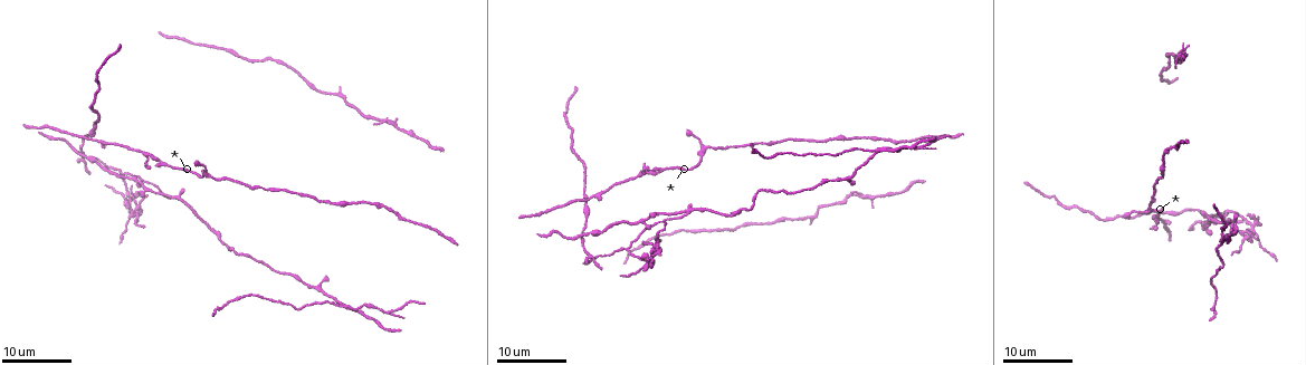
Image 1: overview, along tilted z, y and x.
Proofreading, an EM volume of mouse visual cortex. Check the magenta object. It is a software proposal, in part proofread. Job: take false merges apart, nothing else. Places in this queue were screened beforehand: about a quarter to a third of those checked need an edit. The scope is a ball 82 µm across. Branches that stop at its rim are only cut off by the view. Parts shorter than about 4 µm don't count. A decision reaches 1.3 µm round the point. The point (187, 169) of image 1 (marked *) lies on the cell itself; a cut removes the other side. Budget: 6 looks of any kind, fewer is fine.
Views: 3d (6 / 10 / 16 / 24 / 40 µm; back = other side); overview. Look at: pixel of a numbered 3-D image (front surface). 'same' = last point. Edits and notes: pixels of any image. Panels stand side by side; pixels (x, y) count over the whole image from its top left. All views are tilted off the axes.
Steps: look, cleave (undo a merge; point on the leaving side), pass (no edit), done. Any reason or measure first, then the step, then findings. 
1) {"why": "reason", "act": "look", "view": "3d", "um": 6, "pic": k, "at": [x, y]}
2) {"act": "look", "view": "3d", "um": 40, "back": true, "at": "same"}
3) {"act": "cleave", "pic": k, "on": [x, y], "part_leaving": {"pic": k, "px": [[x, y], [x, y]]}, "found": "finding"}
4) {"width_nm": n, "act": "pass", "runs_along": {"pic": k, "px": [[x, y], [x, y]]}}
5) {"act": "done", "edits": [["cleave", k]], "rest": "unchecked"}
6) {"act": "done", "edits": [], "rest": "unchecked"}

{"why": "three arms meet", "act": "look", "view": "3d", "um": 16, "pic": 1, "at": [639, 173]}

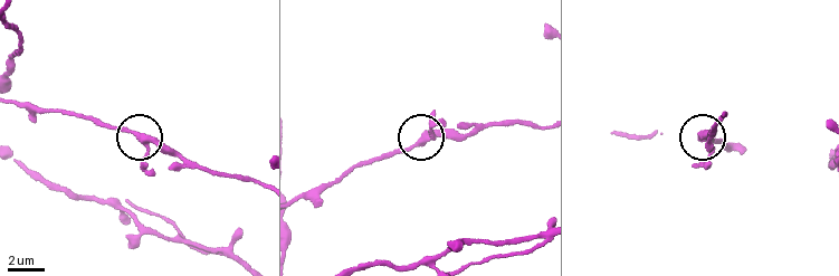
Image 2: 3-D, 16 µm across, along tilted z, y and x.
{"act": "look", "view": "3d", "um": 10, "pic": 2, "at": [141, 139]}

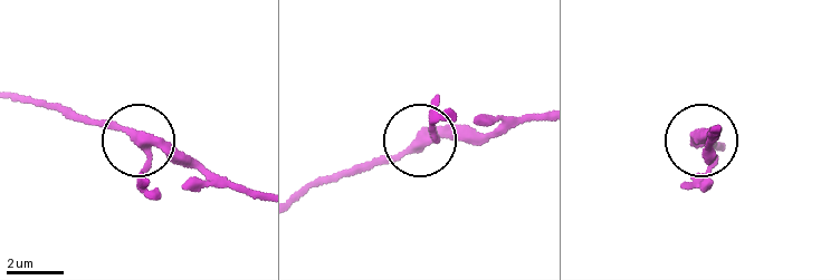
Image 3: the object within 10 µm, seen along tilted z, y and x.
{"width_nm": 290, "act": "pass", "runs_along": {"pic": 3, "px": [[257, 195], [220, 186], [74, 109]]}, "found": "one cell here"}

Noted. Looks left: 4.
{"why": "two arms in line, one across", "act": "look", "view": "3d", "um": 24, "pic": 1, "at": [681, 216]}

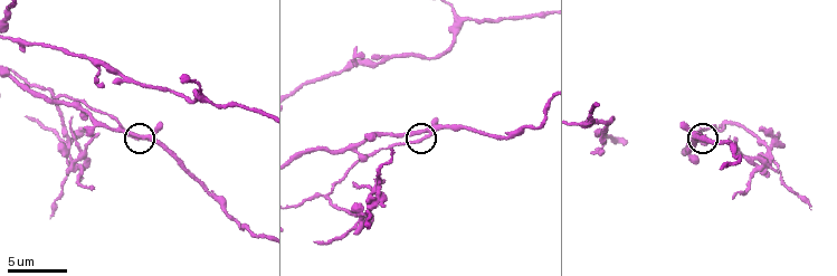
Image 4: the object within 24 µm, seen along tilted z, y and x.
{"act": "look", "view": "3d", "um": 6, "pic": 4, "at": [423, 138]}

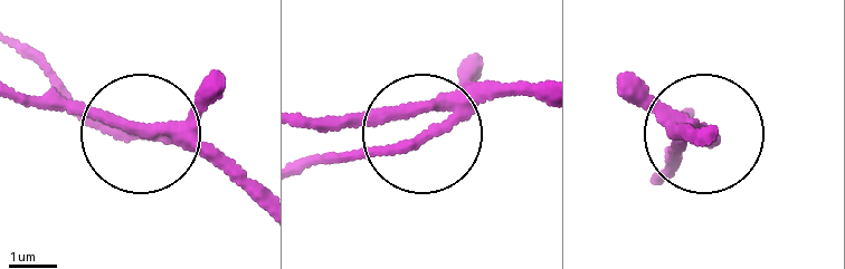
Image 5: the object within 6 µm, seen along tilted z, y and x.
{"width_nm": 240, "act": "cleave", "pic": 5, "on": [114, 138], "part_leaving": {"pic": 5, "px": [[462, 119], [305, 165]]}, "found": "a second cell is stuck on"}

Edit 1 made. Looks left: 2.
{"why": "redraw", "act": "look", "view": "overview"}

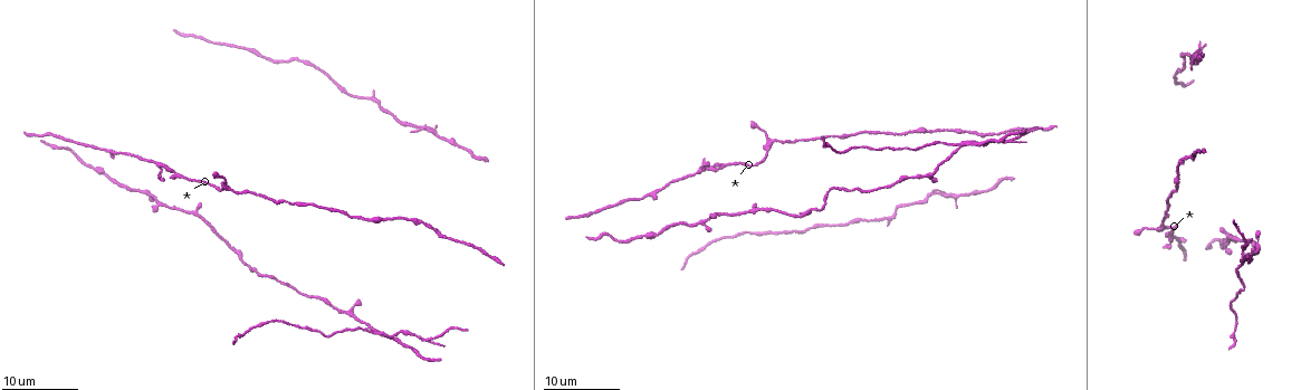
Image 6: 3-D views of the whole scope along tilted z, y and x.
{"why": "side arm on a straight run", "act": "look", "view": "3d", "um": 16, "pic": 6, "at": [374, 334]}

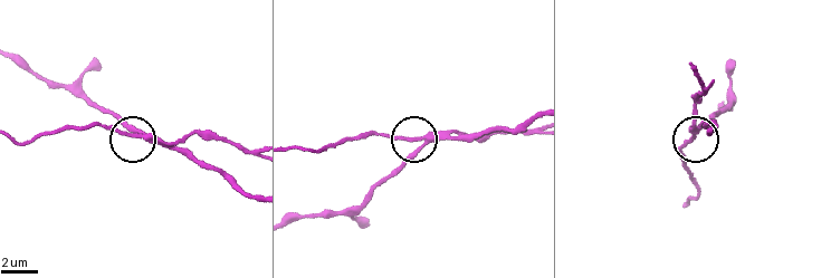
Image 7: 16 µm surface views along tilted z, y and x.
{"act": "cleave", "pic": 7, "on": [408, 137], "part_leaving": {"pic": 7, "px": [[432, 134], [416, 138], [371, 132], [312, 151], [293, 149]]}, "found": "two cells meet here"}

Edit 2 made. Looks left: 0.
{"act": "done", "edits": [["cleave", 5], ["cleave", 7]], "rest": "unchecked"}

